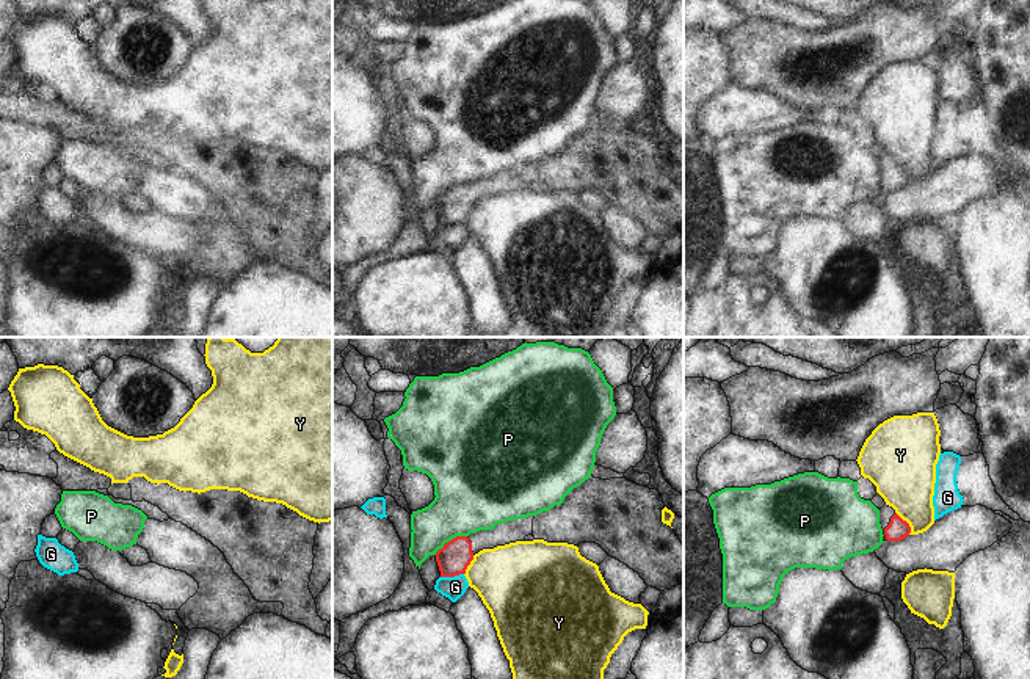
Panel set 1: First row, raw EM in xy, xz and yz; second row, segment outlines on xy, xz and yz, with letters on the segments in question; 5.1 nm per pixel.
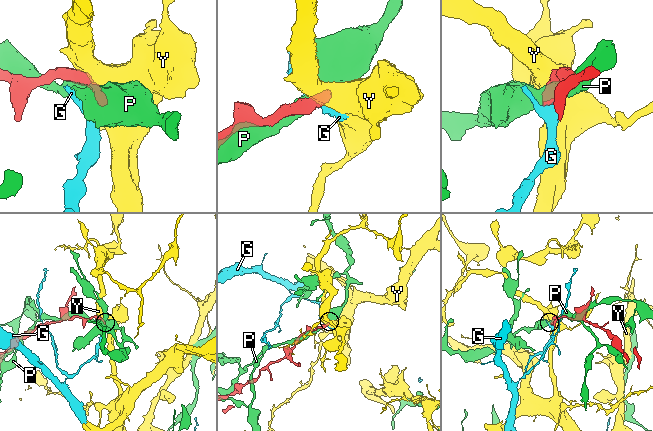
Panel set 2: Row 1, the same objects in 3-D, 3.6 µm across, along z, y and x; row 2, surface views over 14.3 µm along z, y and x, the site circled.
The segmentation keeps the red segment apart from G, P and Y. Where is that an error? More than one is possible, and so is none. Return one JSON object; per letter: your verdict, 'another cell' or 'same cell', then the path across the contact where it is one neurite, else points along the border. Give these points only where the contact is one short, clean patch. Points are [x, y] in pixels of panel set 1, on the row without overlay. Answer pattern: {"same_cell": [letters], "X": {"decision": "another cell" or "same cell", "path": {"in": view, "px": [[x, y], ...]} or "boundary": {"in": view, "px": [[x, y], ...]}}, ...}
{"same_cell": [], "G": {"decision": "another cell", "boundary": {"in": "xz", "px": [[463, 221], [453, 226], [441, 226]]}}, "P": {"decision": "another cell"}, "Y": {"decision": "another cell", "boundary": {"in": "yz", "px": [[895, 160], [908, 173], [910, 182]]}}}

